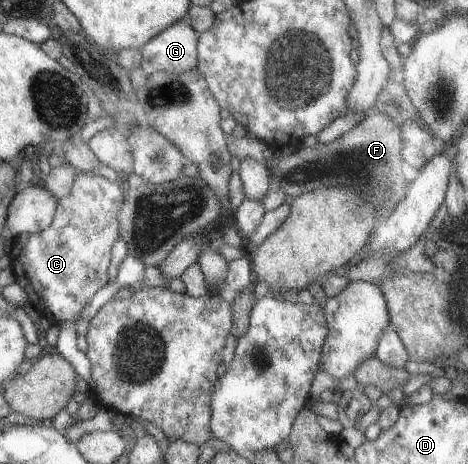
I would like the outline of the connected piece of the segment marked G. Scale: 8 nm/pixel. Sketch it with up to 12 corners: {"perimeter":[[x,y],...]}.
{"perimeter":[[186,18],[141,47],[147,77],[196,68],[199,36]]}

